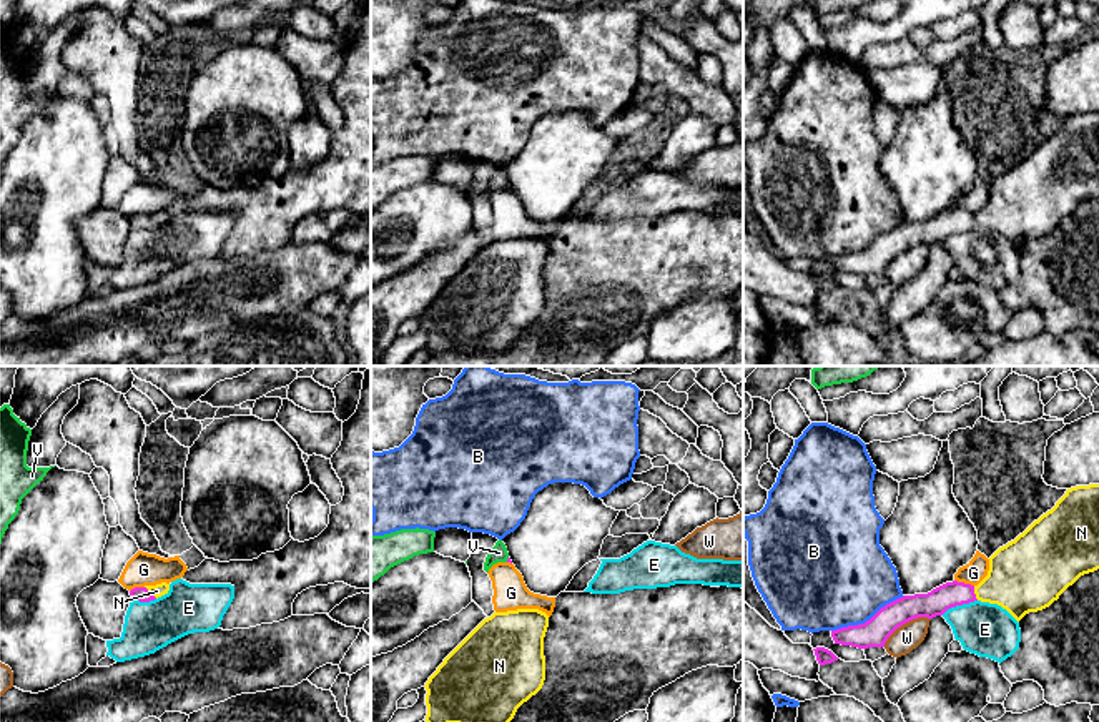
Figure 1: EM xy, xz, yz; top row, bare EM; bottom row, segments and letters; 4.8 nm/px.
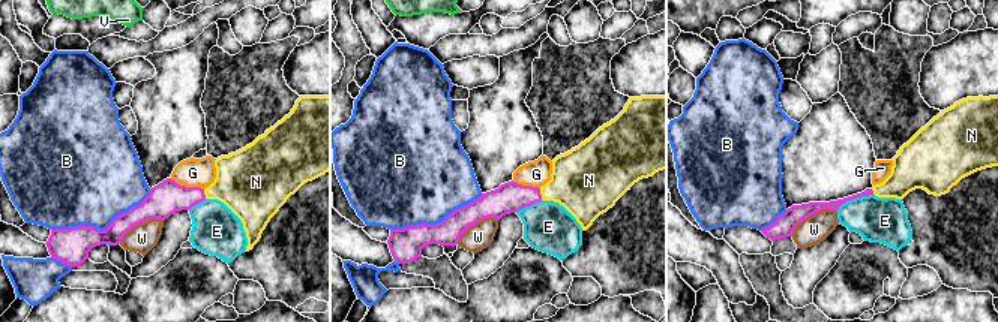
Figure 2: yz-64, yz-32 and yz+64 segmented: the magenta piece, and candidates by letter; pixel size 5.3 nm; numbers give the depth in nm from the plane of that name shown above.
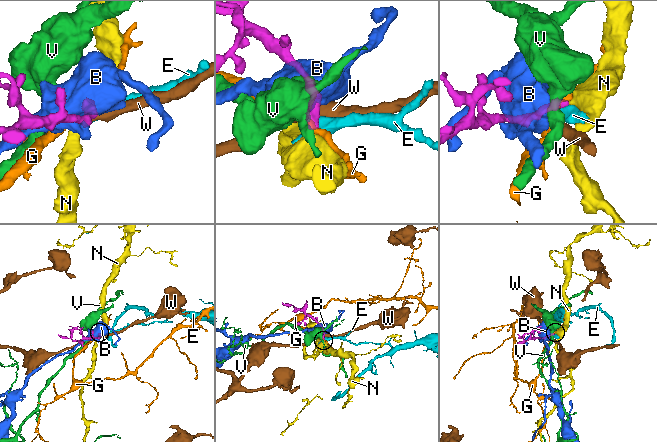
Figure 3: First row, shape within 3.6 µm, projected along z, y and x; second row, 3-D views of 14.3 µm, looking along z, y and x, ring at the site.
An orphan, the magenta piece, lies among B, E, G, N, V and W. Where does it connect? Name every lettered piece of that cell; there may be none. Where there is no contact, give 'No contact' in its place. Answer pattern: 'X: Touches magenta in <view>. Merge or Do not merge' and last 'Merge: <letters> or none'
B: Touches magenta in yz. Do not merge
E: Touches magenta in yz. Do not merge
G: Touches magenta in yz. Do not merge
N: Touches magenta in yz. Merge
V: Touches magenta in xz. Do not merge
W: Touches magenta in yz. Do not merge
Merge: N

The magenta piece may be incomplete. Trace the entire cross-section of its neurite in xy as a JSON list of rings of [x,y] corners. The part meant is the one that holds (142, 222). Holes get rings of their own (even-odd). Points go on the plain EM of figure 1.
[[[161,210],[156,213],[135,215],[130,218],[131,228],[150,230],[168,221],[170,211]]]

